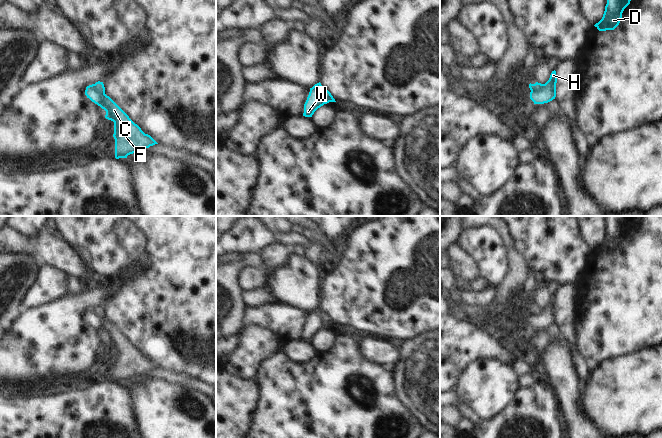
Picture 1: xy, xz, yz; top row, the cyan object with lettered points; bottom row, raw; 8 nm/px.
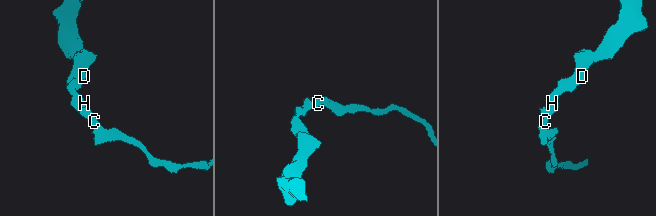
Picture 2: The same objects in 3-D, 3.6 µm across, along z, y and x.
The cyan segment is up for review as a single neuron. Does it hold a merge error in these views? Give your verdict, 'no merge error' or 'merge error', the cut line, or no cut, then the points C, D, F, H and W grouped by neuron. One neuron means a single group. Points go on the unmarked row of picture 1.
merge error; cut xy (91, 309), (102, 318), (103, 332); groups C F / D H W

